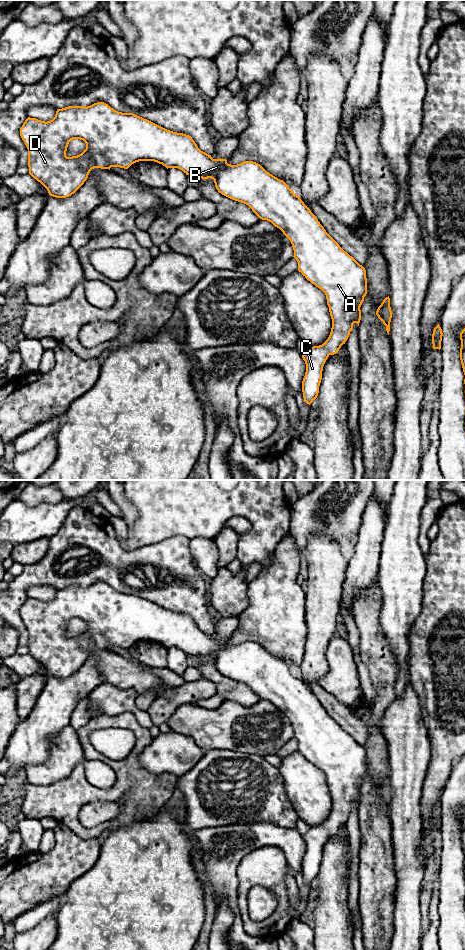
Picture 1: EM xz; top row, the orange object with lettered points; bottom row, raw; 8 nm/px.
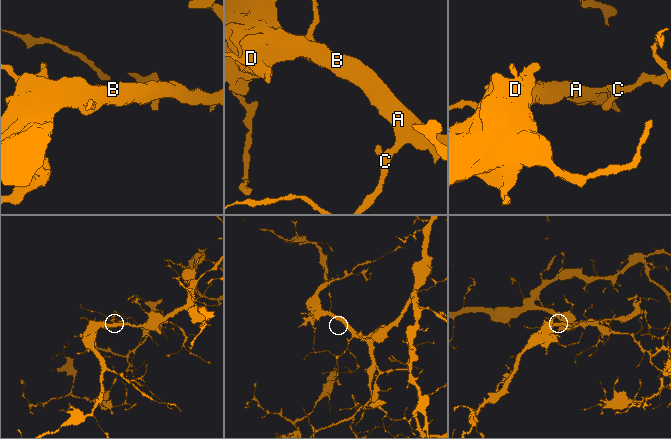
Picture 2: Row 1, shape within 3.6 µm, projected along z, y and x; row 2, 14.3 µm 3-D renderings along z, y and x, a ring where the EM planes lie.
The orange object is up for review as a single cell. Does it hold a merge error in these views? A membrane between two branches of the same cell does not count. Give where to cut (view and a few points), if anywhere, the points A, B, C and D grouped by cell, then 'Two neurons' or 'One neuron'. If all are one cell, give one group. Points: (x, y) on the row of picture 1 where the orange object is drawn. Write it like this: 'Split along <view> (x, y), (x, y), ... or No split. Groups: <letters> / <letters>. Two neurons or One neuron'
No split. Groups: A B C D. One neuron

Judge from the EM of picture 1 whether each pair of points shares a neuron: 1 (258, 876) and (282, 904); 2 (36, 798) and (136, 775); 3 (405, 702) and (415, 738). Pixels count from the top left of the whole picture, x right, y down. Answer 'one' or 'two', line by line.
1: one
2: one
3: one

